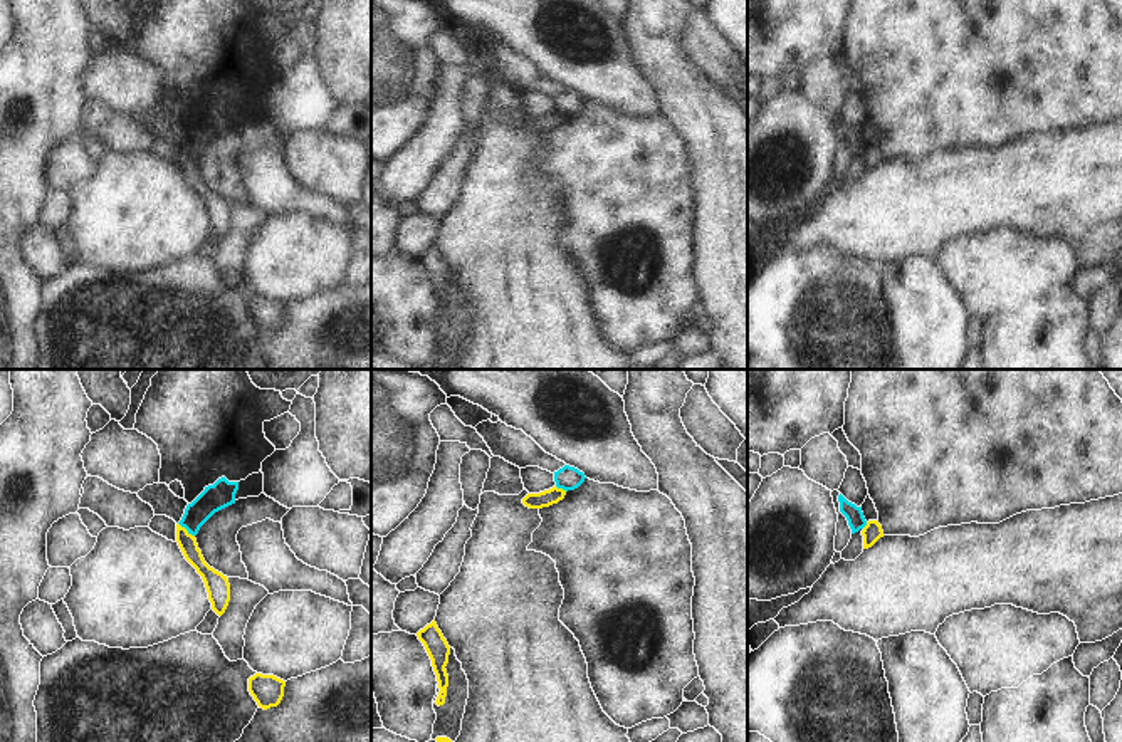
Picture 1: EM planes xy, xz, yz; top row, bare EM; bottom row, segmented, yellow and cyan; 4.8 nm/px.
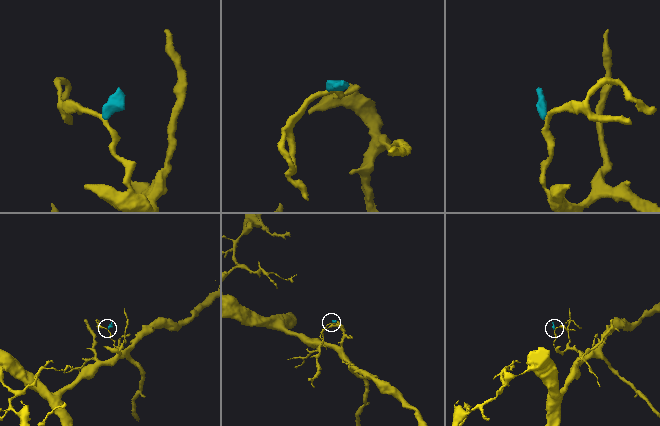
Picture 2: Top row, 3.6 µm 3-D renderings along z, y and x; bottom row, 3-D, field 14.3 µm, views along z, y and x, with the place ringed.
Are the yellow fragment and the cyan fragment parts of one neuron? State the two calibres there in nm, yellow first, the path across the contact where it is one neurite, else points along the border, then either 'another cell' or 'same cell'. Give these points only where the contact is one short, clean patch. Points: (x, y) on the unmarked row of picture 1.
90 nm thick on the yellow side, 130 nm on the other; border along xy (178, 146), (193, 160); another cell

